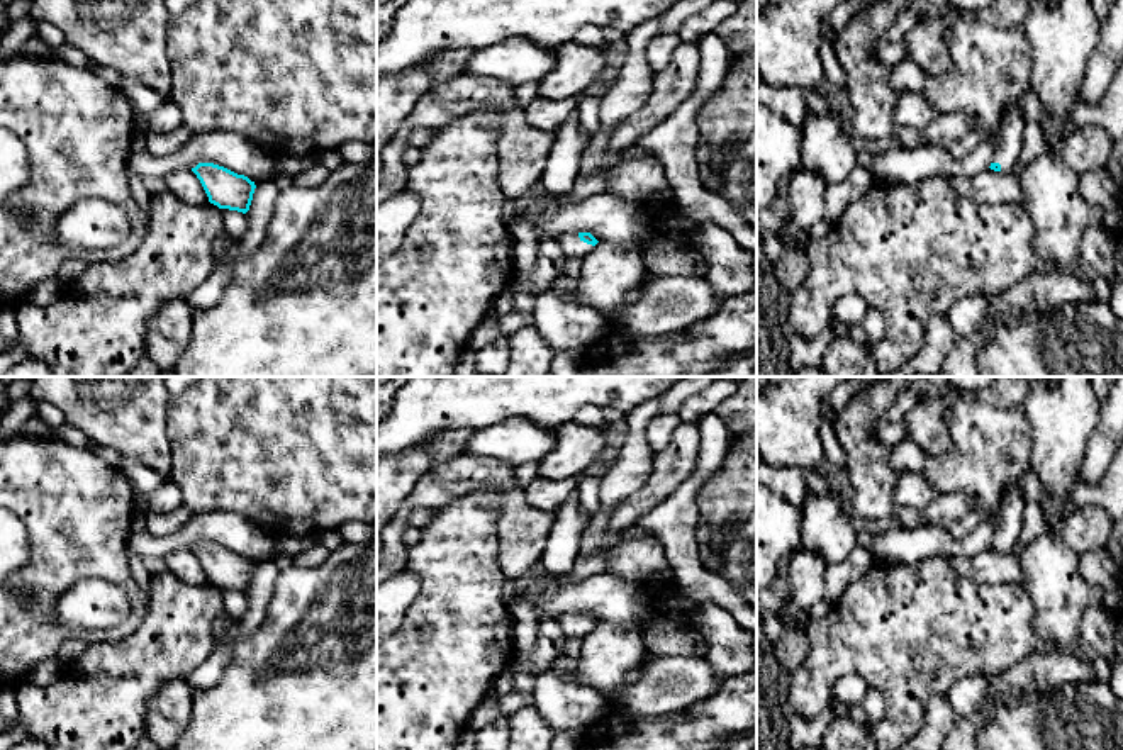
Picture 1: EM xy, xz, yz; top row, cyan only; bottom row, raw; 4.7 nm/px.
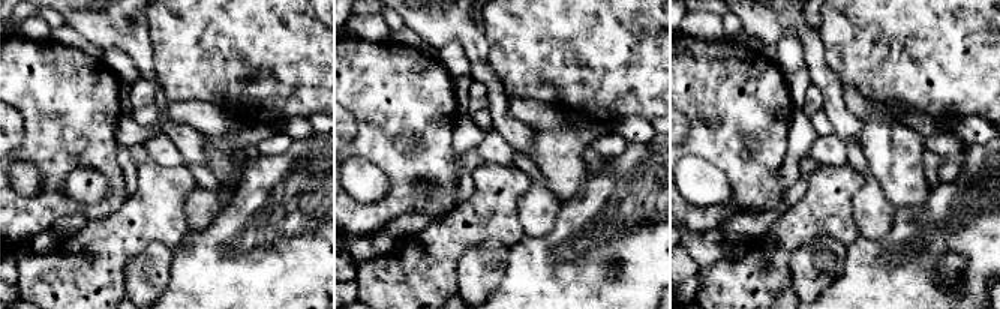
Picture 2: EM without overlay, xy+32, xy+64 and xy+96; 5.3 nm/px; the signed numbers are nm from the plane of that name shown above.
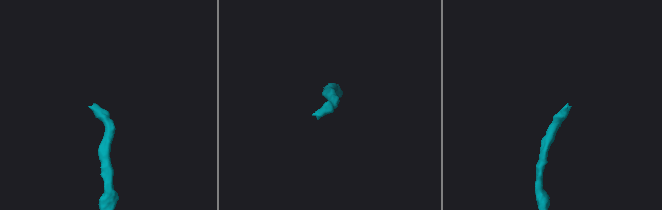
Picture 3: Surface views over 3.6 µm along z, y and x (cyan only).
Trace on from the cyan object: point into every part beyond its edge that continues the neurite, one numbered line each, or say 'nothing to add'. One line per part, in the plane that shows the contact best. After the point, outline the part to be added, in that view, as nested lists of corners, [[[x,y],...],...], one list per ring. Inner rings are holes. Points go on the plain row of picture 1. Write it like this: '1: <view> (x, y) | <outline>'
1: xz (572, 626) | [[[565,613],[556,616],[556,623],[567,638],[584,638],[594,626],[584,623],[578,613]]]

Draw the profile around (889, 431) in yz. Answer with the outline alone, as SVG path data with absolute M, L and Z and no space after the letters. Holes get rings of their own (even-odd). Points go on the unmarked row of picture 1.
M904 389L884 414L880 423L872 429L874 439L884 446L896 448L906 439L904 417L914 407L918 394L913 389Z

